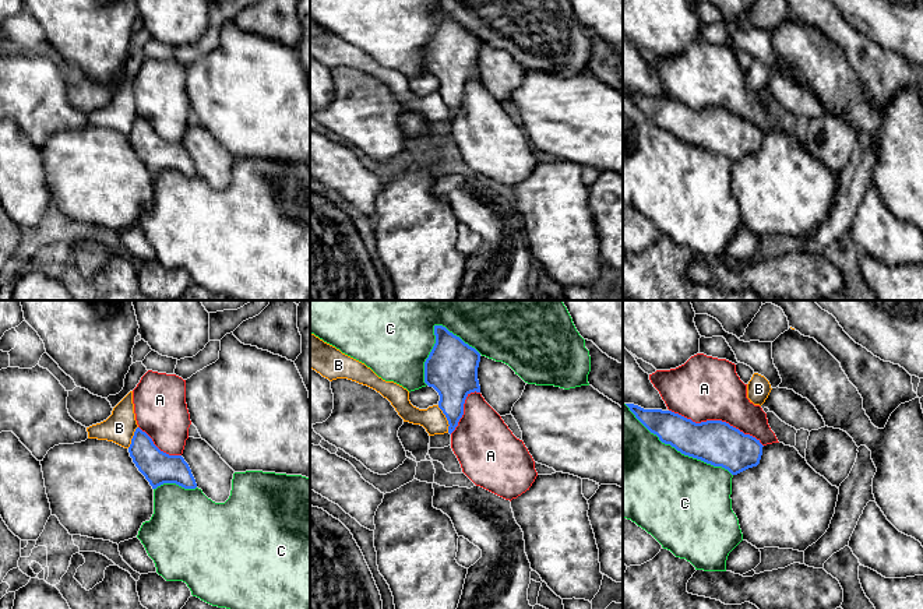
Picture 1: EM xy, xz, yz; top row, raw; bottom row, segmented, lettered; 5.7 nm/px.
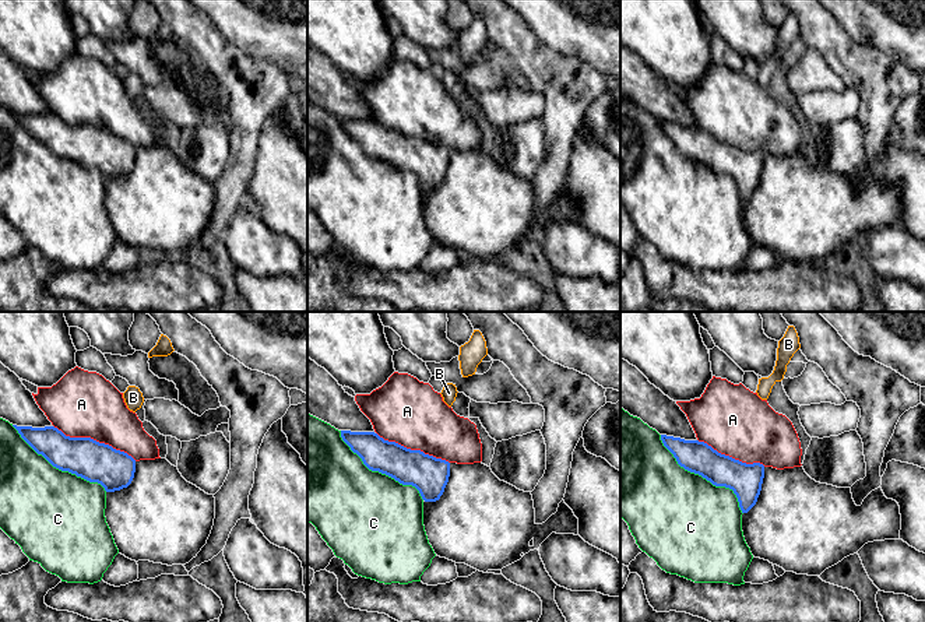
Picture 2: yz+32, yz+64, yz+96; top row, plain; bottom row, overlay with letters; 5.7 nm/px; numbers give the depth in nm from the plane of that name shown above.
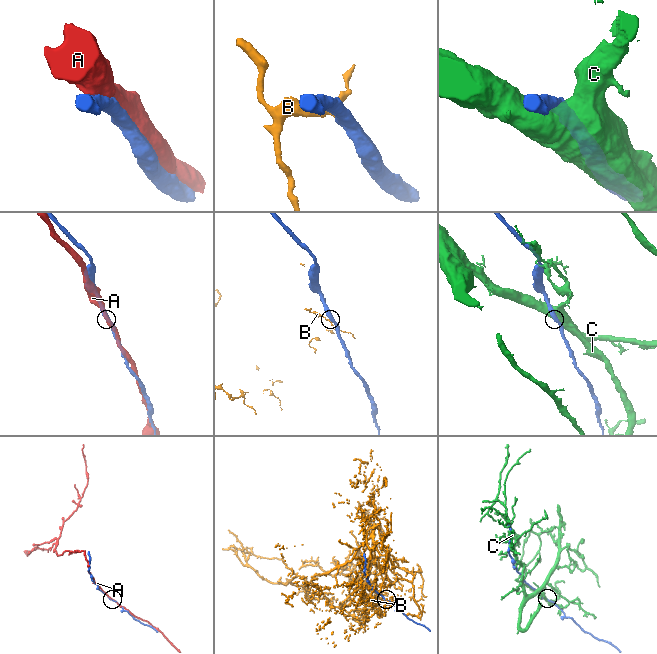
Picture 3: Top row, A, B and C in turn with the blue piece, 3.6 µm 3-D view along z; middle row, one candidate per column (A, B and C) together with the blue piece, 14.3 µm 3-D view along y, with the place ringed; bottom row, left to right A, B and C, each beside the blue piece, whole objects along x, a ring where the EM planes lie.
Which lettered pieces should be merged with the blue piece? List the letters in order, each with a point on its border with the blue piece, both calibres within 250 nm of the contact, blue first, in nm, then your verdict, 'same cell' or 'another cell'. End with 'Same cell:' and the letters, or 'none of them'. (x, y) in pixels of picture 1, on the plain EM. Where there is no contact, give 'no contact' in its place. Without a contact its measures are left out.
A: yz (717, 108) | 260/360 nm | another cell
B: xz (447, 106) | 240/140 nm | another cell
C: yz (677, 137) | 260/480 nm | another cell
Same cell: none of them

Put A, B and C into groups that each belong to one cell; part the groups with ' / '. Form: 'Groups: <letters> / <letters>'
Groups: A / B / C

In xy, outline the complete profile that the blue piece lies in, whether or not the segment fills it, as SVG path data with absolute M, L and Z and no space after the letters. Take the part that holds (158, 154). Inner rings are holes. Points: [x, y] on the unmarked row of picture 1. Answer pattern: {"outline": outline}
{"outline": "M140 115L134 119L128 140L152 176L163 170L176 170L184 176L197 175L195 166L184 145L161 138L152 126Z"}

